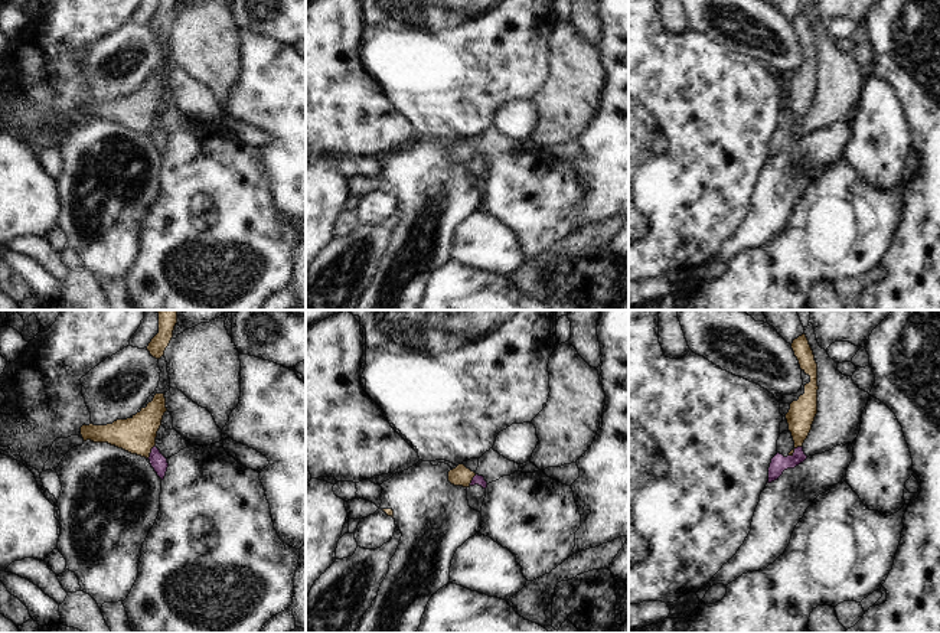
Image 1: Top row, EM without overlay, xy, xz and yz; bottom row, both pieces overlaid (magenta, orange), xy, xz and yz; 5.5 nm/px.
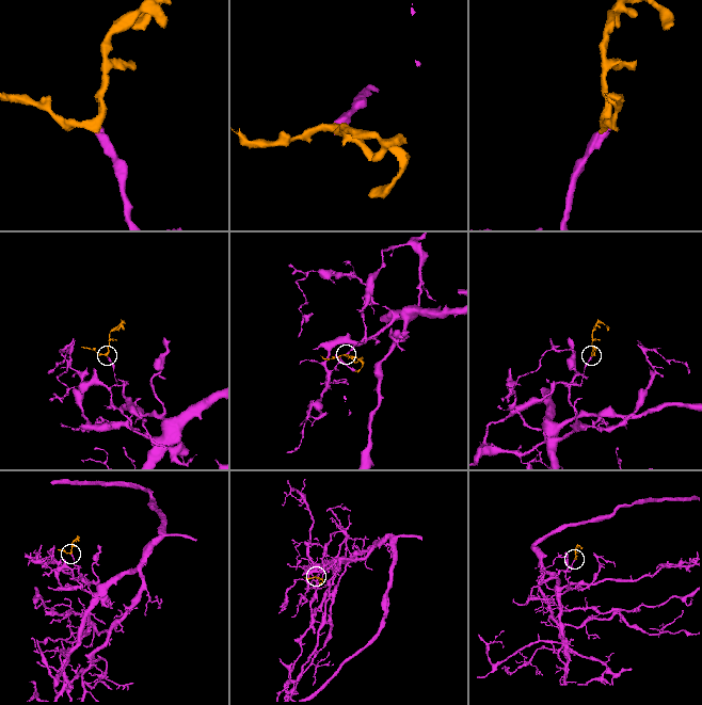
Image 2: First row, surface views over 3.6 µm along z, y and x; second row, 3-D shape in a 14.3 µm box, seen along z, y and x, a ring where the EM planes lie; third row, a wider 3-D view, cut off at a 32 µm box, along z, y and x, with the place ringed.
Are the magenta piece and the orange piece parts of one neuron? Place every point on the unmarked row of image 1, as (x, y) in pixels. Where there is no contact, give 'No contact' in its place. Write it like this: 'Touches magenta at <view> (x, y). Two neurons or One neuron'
Touches magenta at yz (795, 127). Two neurons

